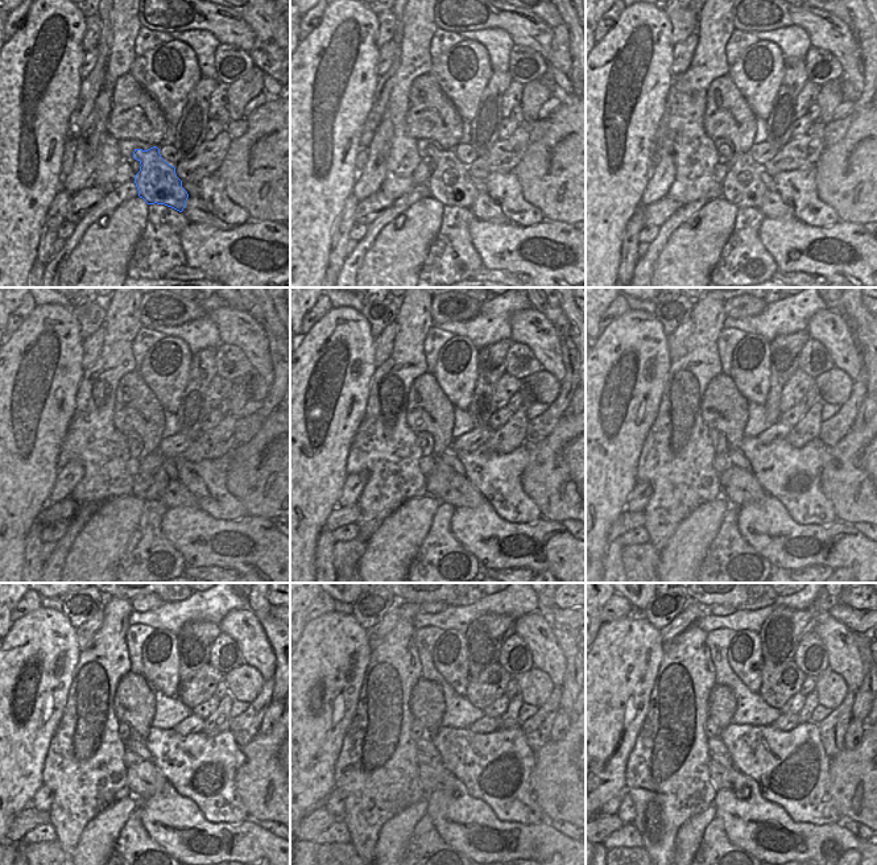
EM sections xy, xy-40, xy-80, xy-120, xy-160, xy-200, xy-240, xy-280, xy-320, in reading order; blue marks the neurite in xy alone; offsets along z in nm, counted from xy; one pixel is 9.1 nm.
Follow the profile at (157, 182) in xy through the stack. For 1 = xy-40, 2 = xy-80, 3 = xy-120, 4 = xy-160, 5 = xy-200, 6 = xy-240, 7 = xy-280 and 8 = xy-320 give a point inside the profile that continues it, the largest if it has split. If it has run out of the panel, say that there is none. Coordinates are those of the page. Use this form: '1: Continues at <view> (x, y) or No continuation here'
1: Continues at xy-40 (450, 182)
2: Continues at xy-80 (743, 186)
3: Continues at xy-120 (147, 481)
4: Continues at xy-160 (437, 484)
5: Continues at xy-200 (714, 434)
6: Continues at xy-240 (123, 728)
7: Continues at xy-280 (417, 732)
8: Continues at xy-320 (711, 729)

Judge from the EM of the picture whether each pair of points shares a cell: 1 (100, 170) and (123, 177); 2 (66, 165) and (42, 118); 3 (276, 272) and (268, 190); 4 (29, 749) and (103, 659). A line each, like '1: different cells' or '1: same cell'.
1: different cells
2: different cells
3: different cells
4: different cells

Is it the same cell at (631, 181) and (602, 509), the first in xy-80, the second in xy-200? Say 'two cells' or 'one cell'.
one cell

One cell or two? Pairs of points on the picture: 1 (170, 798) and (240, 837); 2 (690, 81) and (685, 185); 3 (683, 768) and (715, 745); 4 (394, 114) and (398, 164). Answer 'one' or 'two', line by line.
1: one
2: one
3: two
4: one

